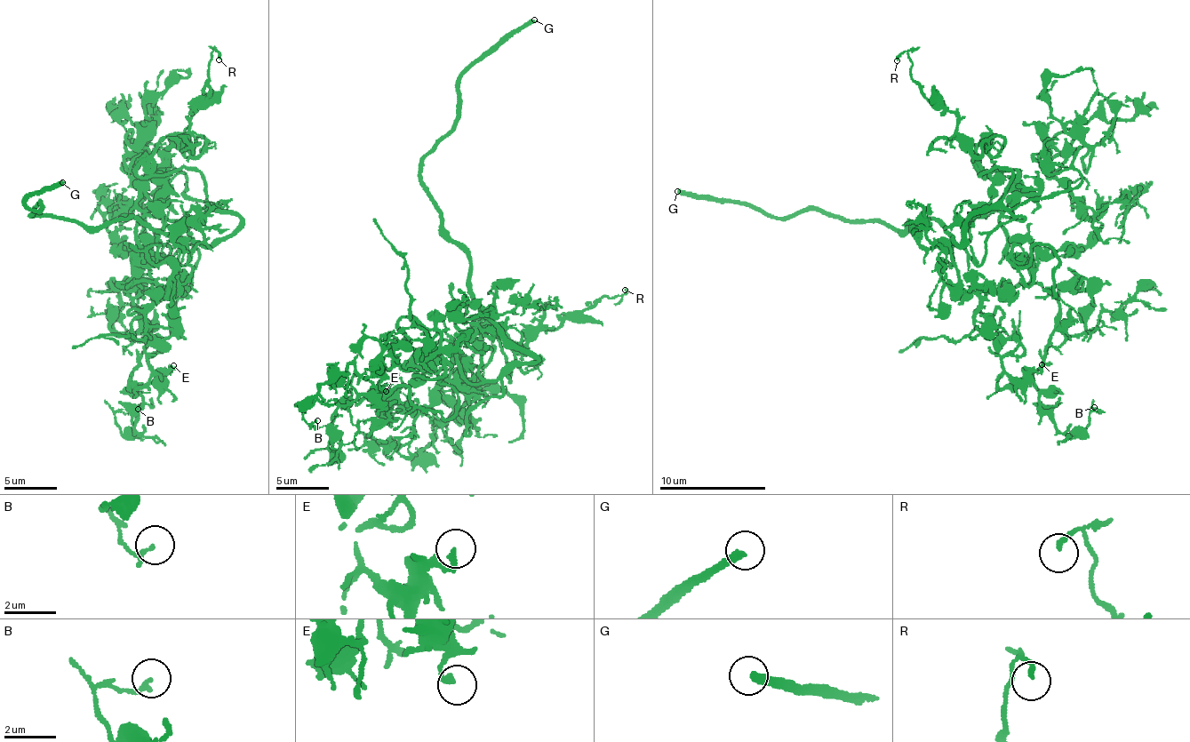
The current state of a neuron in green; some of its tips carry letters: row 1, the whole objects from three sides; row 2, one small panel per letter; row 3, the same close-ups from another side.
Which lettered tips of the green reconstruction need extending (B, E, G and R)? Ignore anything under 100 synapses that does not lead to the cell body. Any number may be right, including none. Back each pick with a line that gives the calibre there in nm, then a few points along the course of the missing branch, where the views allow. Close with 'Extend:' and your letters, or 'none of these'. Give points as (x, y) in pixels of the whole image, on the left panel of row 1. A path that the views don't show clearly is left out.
G: Thickness 320 nm. Course of what is missing: (62, 182), (115, 171), (133, 155), (138, 119), (163, 102), (171, 69), (193, 68), (217, 48)
Extend: G

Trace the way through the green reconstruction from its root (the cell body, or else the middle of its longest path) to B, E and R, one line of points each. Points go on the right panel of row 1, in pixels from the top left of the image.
B: (1007, 283), (1027, 283), (1014, 263), (1034, 244), (1052, 250), (1038, 402), (1065, 434), (1094, 407)
E: (1007, 283), (980, 292), (975, 327), (994, 340), (1011, 338), (1018, 348), (1001, 364), (1012, 378), (1042, 364)
R: (1007, 283), (1031, 272), (1005, 256), (1009, 181), (978, 165), (1001, 138), (976, 156), (897, 60)

